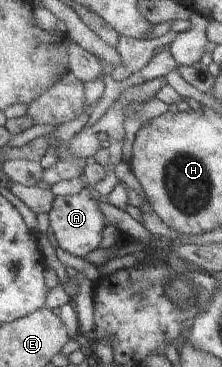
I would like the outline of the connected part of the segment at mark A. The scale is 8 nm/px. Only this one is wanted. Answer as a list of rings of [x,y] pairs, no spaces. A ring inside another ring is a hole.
[[[92,188],[83,189],[78,195],[56,197],[49,214],[52,232],[63,250],[76,257],[85,258],[96,251],[103,240],[103,230],[107,225],[105,214],[97,206],[96,194]]]

